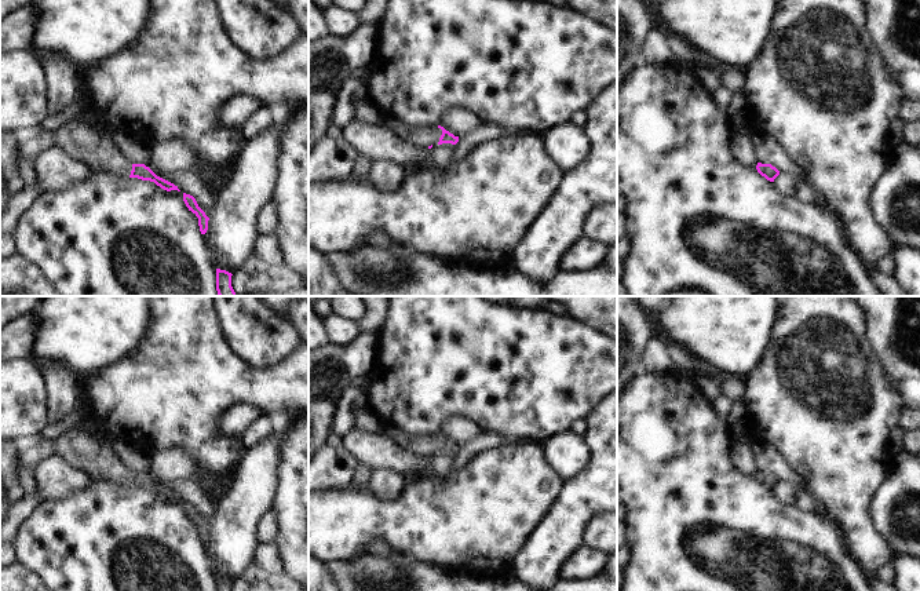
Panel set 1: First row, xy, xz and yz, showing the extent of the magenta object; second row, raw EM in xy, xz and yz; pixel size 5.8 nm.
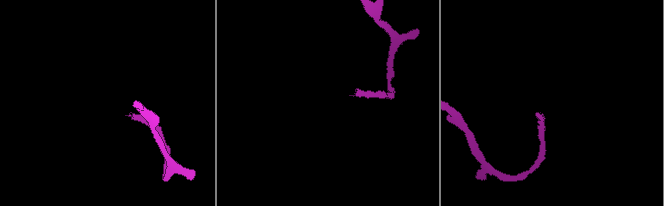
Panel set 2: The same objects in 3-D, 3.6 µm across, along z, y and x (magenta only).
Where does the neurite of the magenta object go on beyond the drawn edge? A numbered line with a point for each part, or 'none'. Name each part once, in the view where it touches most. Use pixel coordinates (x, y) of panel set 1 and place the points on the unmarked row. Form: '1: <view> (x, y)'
1: xz (419, 445)

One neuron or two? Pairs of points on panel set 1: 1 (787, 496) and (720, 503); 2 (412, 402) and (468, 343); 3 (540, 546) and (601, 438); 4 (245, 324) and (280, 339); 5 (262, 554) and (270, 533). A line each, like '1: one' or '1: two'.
1: two
2: one
3: one
4: one
5: two

